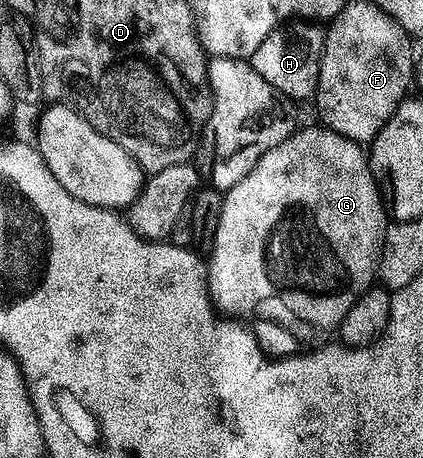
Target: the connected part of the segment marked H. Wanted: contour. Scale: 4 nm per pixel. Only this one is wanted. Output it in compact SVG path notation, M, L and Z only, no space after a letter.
M292 19L271 31L269 38L265 38L261 46L257 46L249 63L253 70L257 70L257 74L261 74L261 78L265 78L265 82L269 82L269 86L281 90L281 94L285 94L293 102L310 101L321 74L324 35L324 29L318 23Z

